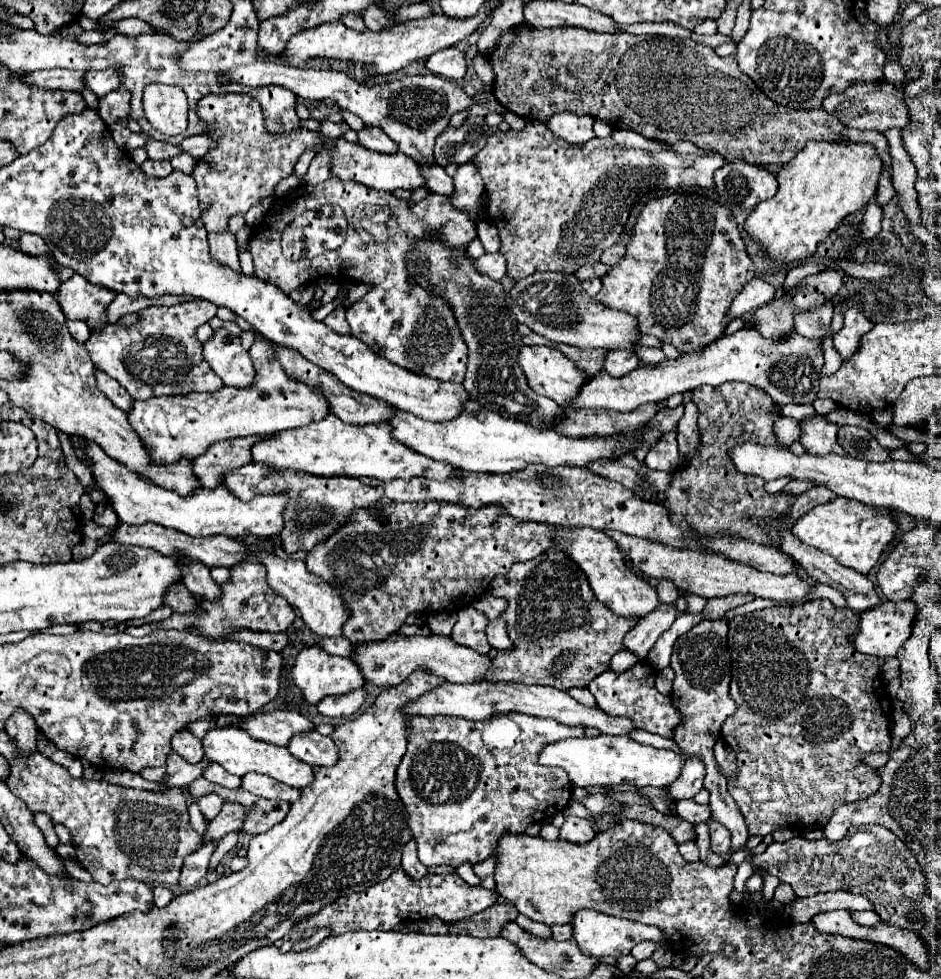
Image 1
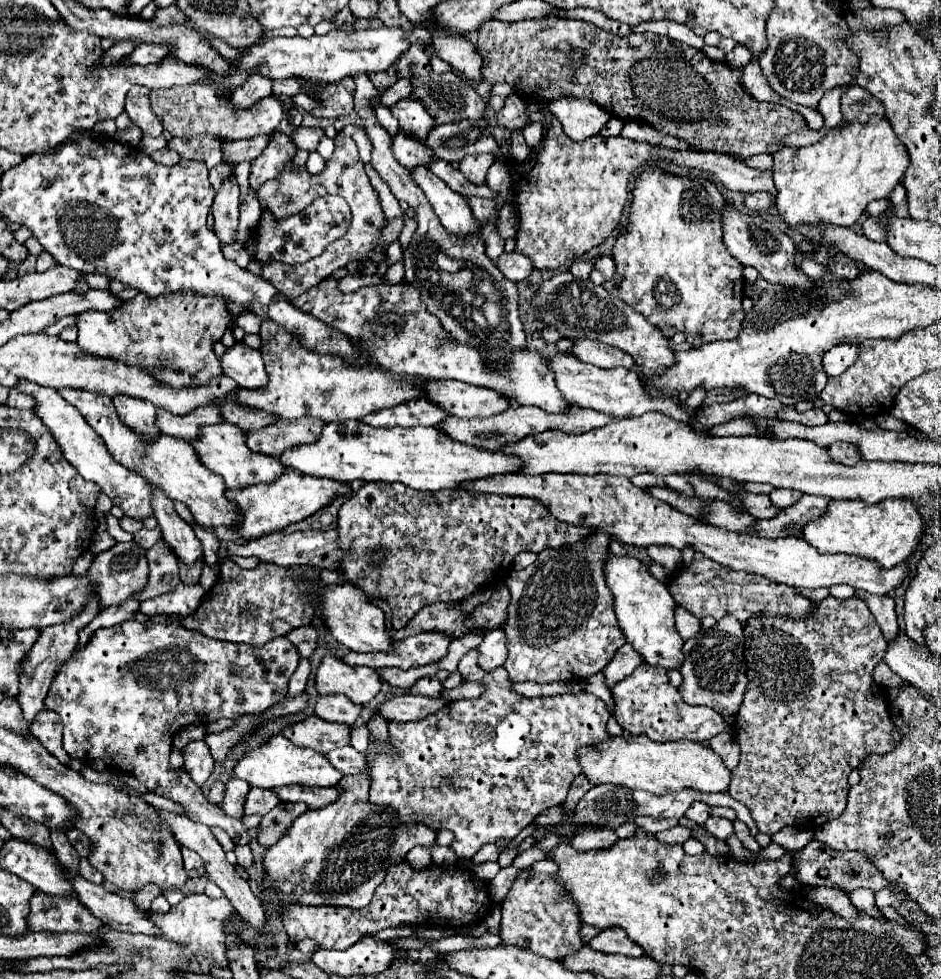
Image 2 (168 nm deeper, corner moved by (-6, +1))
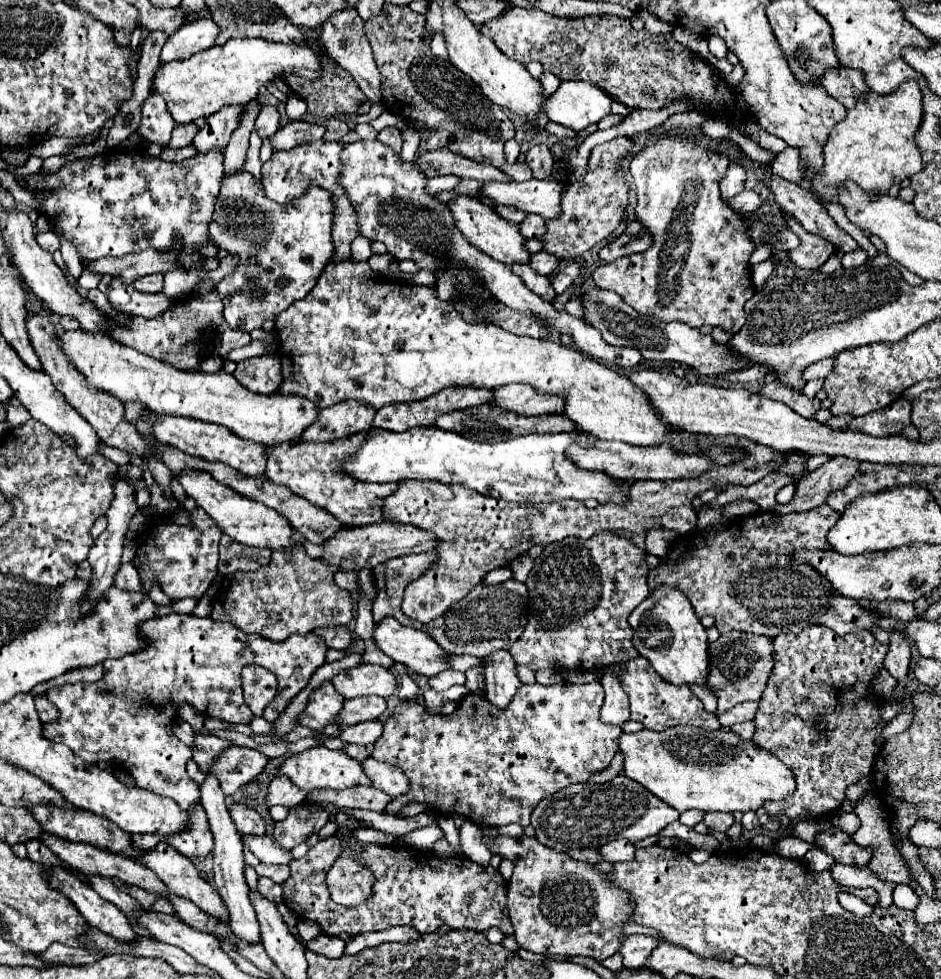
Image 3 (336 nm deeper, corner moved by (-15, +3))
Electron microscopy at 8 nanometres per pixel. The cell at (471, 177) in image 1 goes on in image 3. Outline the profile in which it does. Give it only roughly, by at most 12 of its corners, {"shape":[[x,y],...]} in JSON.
{"shape":[[407,5],[365,21],[383,107],[435,149],[520,182],[507,111],[449,59]]}

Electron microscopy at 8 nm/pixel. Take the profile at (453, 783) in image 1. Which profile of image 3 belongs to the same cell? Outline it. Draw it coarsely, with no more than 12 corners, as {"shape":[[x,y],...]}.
{"shape":[[521,685],[451,715],[403,699],[373,759],[479,825],[609,767],[603,687]]}

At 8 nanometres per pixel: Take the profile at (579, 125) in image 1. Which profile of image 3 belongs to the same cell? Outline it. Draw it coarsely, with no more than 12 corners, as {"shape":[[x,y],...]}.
{"shape":[[563,81],[547,99],[551,121],[583,131],[609,115],[611,97]]}

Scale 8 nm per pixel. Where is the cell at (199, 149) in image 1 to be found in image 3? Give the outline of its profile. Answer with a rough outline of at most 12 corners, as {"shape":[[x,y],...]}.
{"shape":[[289,121],[273,137],[275,151],[319,141],[323,125]]}

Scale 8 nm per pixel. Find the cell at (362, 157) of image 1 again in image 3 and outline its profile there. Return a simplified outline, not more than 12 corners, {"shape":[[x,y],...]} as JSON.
{"shape":[[465,195],[451,201],[469,243],[505,265],[529,263],[517,223]]}

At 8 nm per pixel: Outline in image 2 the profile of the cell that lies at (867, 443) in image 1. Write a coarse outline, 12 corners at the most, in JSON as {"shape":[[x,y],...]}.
{"shape":[[836,441],[830,453],[836,461],[856,465],[862,459],[854,443]]}

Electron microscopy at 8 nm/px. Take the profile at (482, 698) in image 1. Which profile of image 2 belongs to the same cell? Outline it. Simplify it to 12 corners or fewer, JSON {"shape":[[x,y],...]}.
{"shape":[[400,695],[378,711],[388,721],[420,721],[446,707],[438,697]]}

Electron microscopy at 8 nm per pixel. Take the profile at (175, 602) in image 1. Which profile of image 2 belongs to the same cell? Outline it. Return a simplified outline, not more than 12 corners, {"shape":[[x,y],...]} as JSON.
{"shape":[[160,539],[150,551],[150,585],[154,599],[180,583],[180,563]]}

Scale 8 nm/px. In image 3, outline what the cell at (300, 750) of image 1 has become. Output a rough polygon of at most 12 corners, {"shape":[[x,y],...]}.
{"shape":[[363,761],[373,787],[387,795],[409,793],[401,767]]}

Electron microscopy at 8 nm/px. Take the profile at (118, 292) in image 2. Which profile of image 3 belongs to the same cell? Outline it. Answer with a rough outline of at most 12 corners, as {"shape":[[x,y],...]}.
{"shape":[[163,273],[145,275],[133,283],[137,291],[159,293]]}

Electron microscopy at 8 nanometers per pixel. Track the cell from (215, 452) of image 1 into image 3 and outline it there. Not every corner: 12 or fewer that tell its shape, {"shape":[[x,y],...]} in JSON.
{"shape":[[347,399],[323,409],[301,441],[323,443],[373,427],[375,407]]}

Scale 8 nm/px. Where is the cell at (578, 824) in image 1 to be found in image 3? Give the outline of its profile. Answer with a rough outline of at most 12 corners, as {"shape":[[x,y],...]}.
{"shape":[[627,839],[601,847],[605,861],[631,861],[635,847]]}

